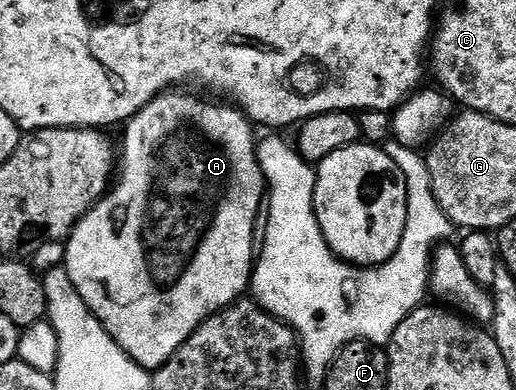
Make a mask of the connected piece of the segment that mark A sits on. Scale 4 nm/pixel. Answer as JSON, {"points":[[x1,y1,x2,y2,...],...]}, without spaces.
{"points":[[171,90,163,92,162,95,158,96,155,100,148,102,142,107,131,120,126,121,124,125,124,131,126,133,122,136,122,144,120,140,120,175,117,177,116,183,107,191,106,195,90,208,83,216,80,223,70,232,68,239,65,241,66,247,66,259,64,261,64,267,68,278,72,282,72,286,76,286,76,294,80,294,80,298,84,298,84,302,88,306,88,310,93,316,98,319,99,322,104,326,104,330,108,330,108,334,112,339,126,351,134,361,137,362,141,368,147,370,153,370,164,366,164,362,168,362,168,358,172,358,172,354,176,354,176,350,180,350,180,346,184,346,184,342,188,342,188,338,192,333,201,326,210,316,215,316,217,312,222,308,227,308,229,304,233,304,235,300,239,299,243,295,242,292,251,287,252,284,252,273,256,263,256,236,254,240,254,227,259,227,260,224,260,212,258,216,258,207,263,207,264,204,264,193,267,191,266,180,262,176,262,167,258,161,258,145,256,143,256,131,255,125,248,119,242,112,242,109,237,106,231,106,229,103,221,102,222,104,209,104,206,100,197,100,194,96,189,96,189,91,186,90]]}

